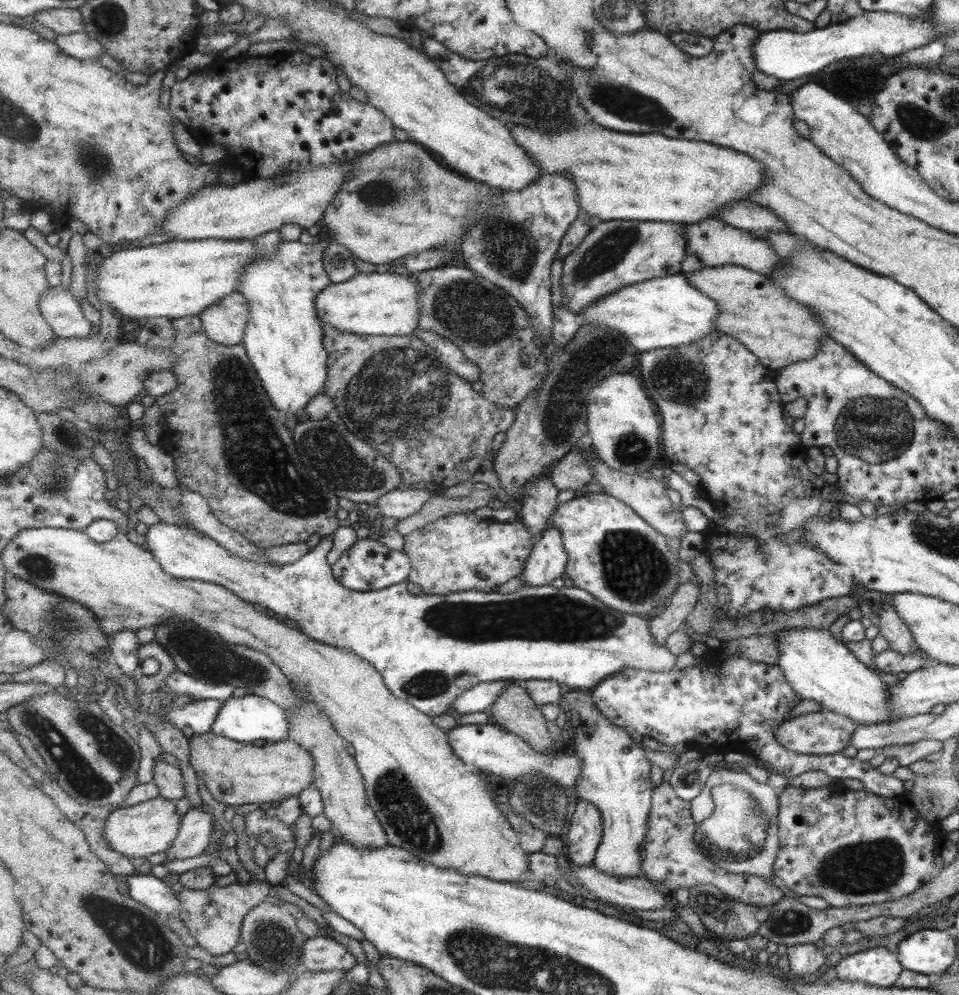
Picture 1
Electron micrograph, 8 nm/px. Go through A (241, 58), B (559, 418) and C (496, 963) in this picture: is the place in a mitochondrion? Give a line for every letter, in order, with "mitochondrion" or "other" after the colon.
A: other
B: mitochondrion
C: mitochondrion

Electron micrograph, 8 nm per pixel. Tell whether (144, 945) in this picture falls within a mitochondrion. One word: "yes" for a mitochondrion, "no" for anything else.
yes

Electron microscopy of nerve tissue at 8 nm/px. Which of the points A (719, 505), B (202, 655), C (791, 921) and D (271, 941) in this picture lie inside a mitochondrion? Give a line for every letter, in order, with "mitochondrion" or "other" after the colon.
A: other
B: mitochondrion
C: mitochondrion
D: mitochondrion

